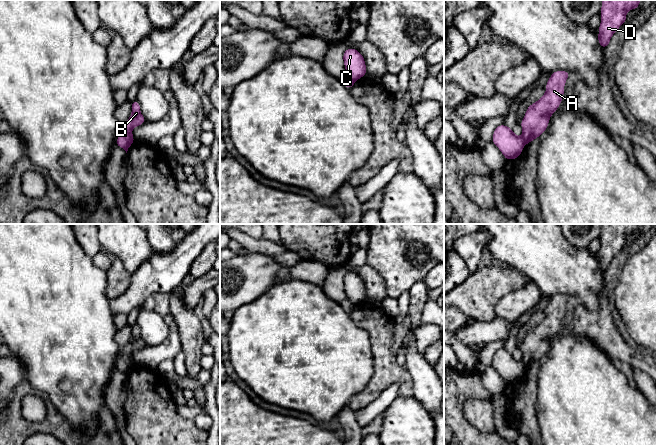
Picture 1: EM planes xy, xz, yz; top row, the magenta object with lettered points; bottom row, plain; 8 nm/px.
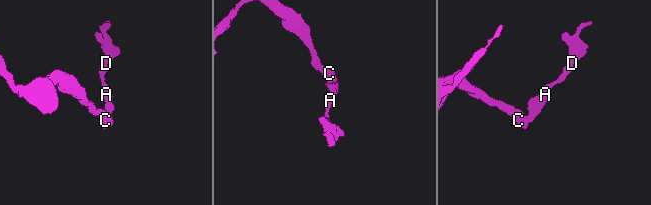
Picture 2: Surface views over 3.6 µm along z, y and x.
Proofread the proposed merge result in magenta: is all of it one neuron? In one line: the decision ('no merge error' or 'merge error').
merge error

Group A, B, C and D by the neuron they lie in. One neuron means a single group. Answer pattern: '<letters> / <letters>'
A B D / C

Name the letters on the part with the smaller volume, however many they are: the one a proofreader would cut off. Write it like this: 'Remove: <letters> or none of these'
Remove: A, B, D

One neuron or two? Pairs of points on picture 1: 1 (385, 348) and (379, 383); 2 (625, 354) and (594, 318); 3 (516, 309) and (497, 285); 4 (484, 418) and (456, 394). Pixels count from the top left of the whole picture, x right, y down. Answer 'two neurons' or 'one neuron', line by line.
1: one neuron
2: one neuron
3: two neurons
4: two neurons

